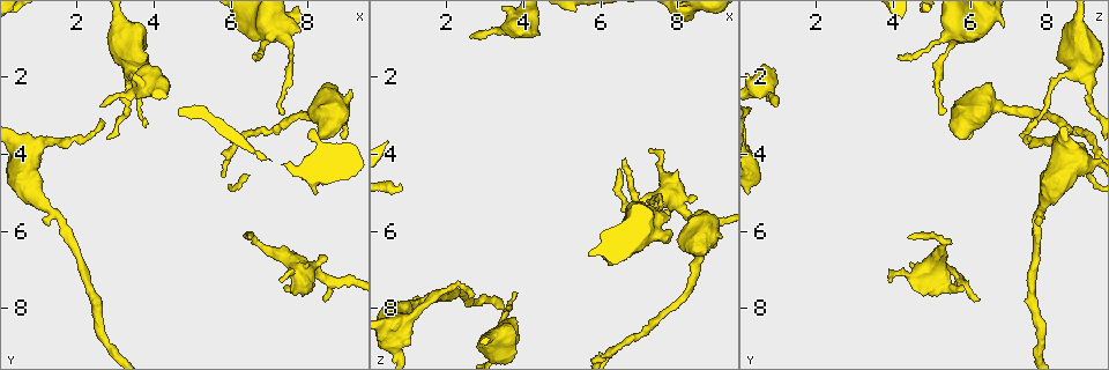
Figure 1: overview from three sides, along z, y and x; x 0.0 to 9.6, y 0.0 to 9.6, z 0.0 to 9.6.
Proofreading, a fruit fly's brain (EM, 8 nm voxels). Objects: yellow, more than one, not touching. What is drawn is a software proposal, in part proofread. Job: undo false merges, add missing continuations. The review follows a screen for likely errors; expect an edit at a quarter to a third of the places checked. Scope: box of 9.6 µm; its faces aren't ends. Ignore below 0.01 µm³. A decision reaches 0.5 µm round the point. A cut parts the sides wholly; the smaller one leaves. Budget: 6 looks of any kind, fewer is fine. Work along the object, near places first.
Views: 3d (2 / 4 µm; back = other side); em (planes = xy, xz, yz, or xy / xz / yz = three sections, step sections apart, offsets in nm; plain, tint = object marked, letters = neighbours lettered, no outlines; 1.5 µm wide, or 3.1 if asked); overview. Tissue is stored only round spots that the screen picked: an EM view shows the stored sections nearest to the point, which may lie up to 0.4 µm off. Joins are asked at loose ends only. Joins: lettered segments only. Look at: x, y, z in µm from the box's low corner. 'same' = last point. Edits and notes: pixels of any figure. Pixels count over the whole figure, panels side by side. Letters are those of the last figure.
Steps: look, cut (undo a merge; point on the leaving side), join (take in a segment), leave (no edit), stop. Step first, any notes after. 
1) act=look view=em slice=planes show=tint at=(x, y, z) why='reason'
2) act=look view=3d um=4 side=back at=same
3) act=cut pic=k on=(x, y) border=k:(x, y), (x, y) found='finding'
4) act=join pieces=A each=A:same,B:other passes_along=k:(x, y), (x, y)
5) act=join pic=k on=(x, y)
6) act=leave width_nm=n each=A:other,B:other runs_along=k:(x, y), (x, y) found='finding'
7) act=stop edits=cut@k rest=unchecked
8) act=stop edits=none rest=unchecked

act=look view=3d um=2 side=back at=(3.65, 3.35, 7.60) why='tapers out'

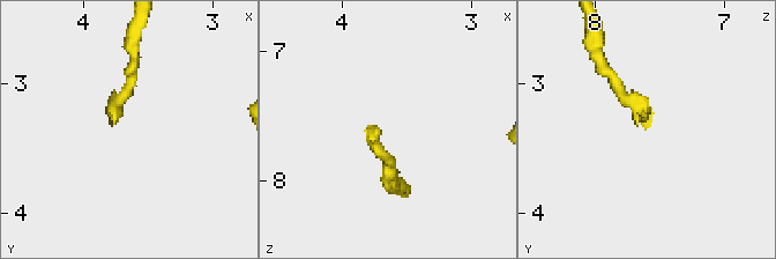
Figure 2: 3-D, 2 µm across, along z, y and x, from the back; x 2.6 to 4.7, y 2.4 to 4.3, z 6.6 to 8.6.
act=look view=em slice=planes show=plain at=(3.72, 3.28, 7.60)

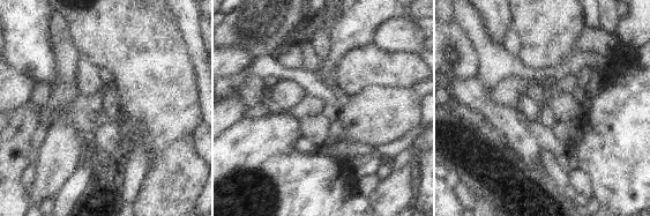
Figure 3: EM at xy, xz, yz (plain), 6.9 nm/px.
act=look view=em slice=planes show=letters at=same

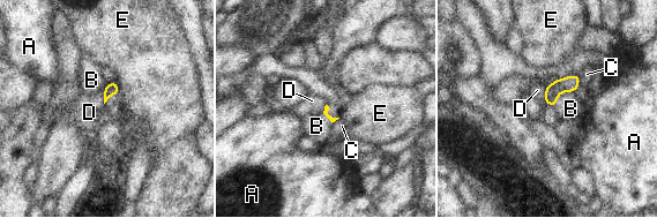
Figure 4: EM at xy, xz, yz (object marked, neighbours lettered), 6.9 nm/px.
act=leave each=A:other,B:other,C:other,D:other,E:other found='no lettered segment goes on from it'

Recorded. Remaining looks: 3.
act=look view=3d um=4 side=back at=(6.90, 1.10, 5.20) why='thick turns thin'

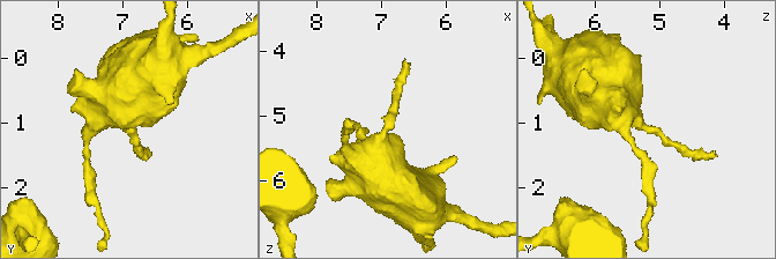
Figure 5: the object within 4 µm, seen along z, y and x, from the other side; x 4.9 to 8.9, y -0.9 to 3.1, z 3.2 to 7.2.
act=look view=em slice=planes show=tint at=(6.95, 1.10, 5.15) why='need the tissue'

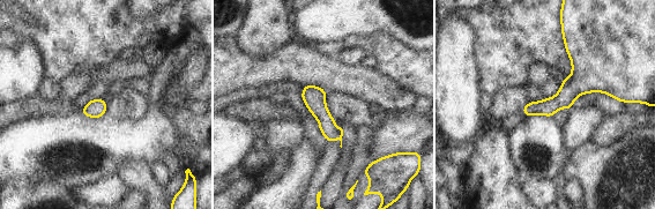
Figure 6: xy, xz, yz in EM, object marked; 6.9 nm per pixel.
act=look view=em slice=planes show=letters at=same

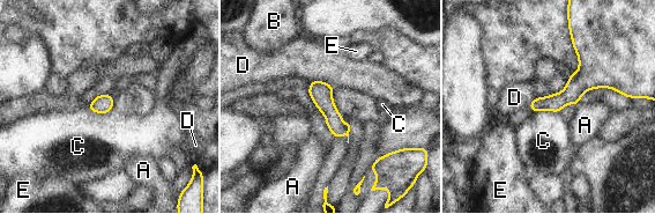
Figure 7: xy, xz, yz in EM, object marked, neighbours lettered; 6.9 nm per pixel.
act=leave each=A:other,B:other,C:other,D:other,E:other border=7:(559, 111), (536, 110), (533, 113) found='continuous, no second cell'

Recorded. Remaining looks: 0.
act=stop edits=none rest=unchecked

